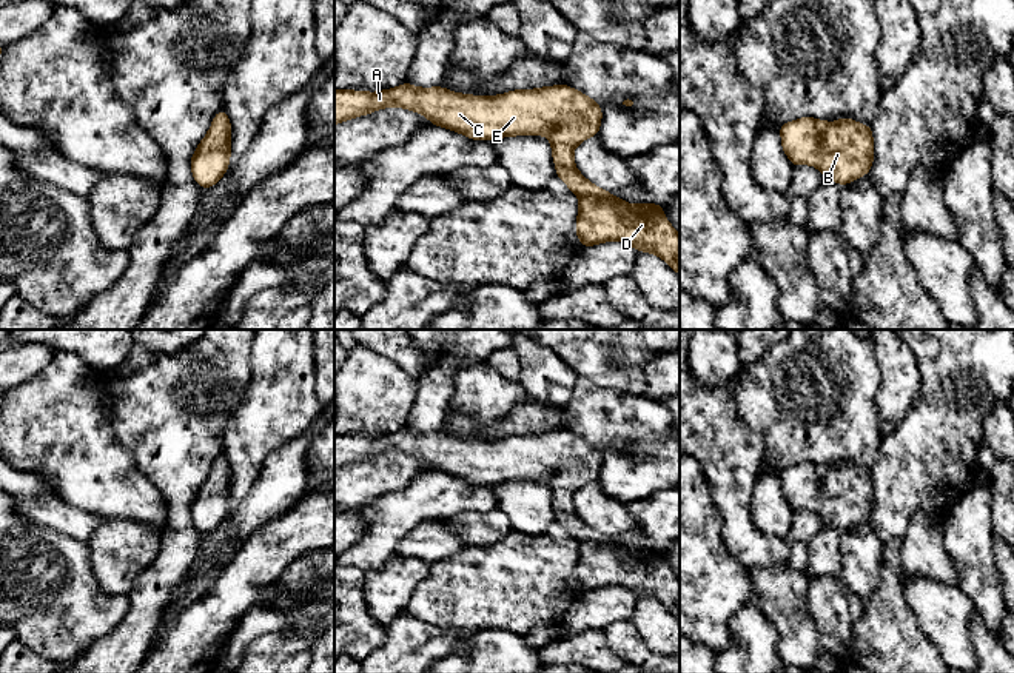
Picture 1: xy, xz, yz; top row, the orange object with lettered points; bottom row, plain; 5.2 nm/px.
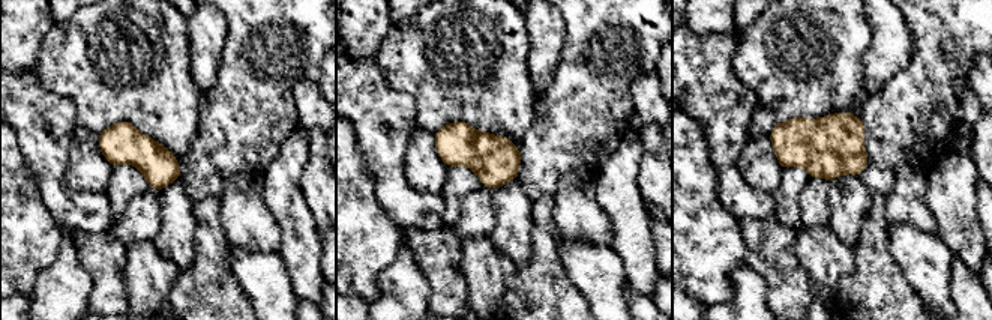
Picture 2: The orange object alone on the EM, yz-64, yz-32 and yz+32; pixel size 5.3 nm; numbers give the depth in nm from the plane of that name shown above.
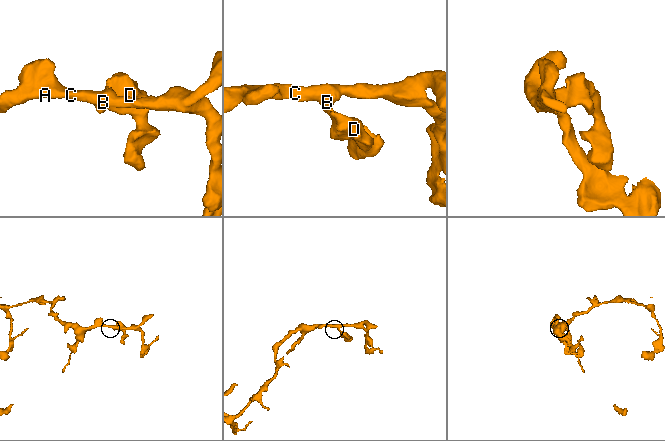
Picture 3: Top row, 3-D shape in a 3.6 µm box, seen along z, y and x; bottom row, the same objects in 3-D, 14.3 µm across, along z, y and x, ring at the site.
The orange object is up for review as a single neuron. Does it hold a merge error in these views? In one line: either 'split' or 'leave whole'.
leave whole

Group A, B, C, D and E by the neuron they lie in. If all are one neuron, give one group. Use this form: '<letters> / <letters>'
A B C D E

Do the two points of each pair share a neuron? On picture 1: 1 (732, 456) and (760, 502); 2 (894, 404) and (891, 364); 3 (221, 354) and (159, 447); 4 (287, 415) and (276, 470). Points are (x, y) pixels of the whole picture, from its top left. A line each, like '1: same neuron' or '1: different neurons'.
1: different neurons
2: same neuron
3: same neuron
4: different neurons

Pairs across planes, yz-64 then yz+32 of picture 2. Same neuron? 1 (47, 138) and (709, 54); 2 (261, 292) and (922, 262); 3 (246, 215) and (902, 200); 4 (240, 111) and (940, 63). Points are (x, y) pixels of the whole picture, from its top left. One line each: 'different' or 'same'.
1: same
2: same
3: same
4: same

